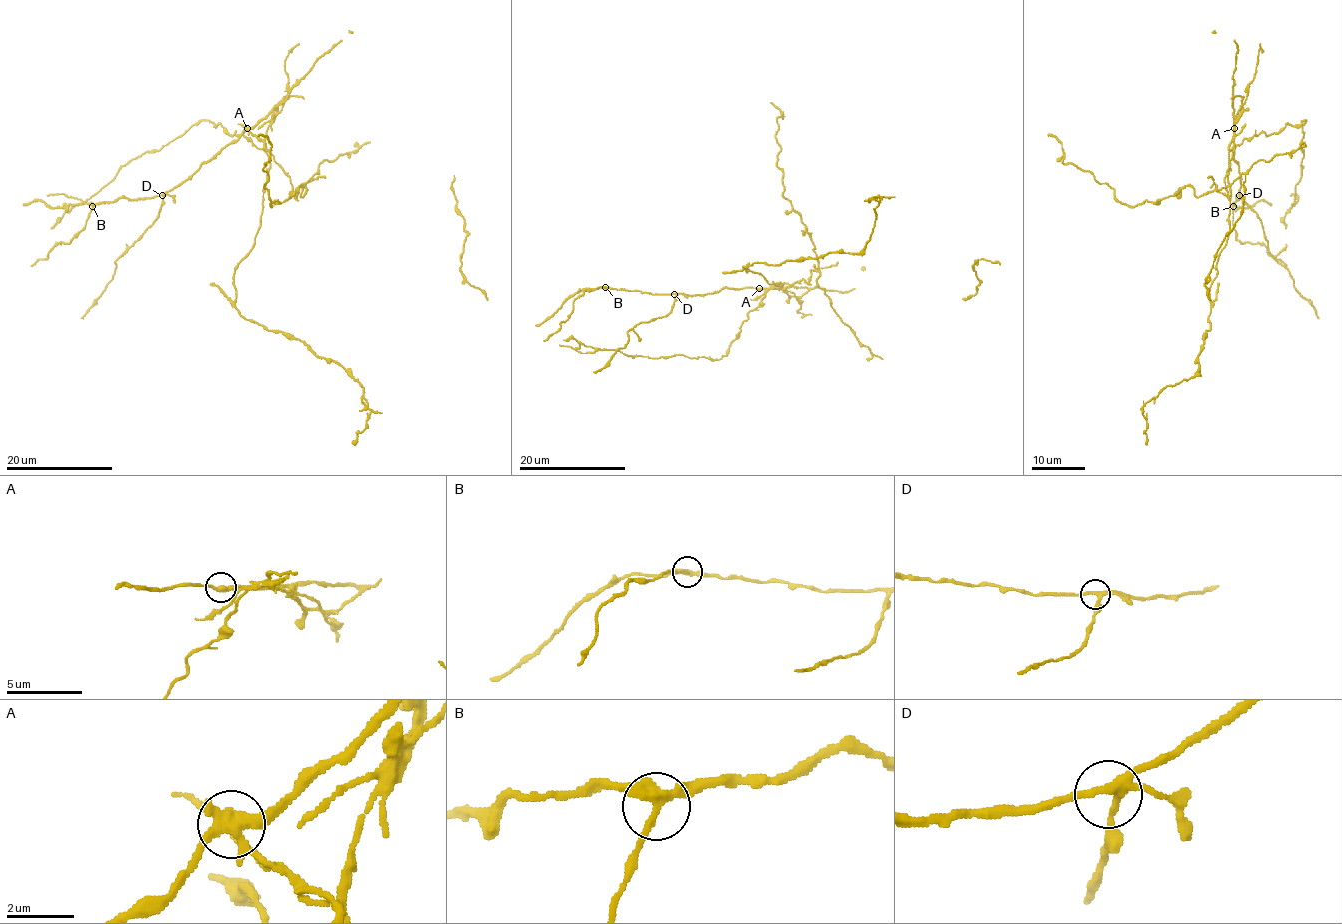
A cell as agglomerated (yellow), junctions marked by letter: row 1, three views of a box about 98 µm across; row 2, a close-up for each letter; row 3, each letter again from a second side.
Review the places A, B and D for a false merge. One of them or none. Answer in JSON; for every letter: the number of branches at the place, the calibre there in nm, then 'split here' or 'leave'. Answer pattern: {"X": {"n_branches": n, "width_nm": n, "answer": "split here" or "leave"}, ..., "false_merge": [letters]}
{"A": {"n_branches": 3, "width_nm": 340, "answer": "split here"}, "B": {"n_branches": 3, "width_nm": 260, "answer": "leave"}, "D": {"n_branches": 4, "width_nm": 280, "answer": "leave"}, "false_merge": ["A"]}

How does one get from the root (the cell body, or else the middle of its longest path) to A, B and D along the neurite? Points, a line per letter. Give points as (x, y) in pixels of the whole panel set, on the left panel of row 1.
A: (278, 163), (265, 143), (247, 129)
B: (278, 163), (265, 143), (245, 130), (186, 179), (162, 194), (135, 199), (118, 197), (92, 206)
D: (278, 163), (265, 143), (245, 130), (162, 195)

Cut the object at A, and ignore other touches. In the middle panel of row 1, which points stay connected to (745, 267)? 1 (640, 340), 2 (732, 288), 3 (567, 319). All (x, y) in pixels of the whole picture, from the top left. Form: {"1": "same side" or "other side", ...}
{"1": "other side", "2": "other side", "3": "other side"}

